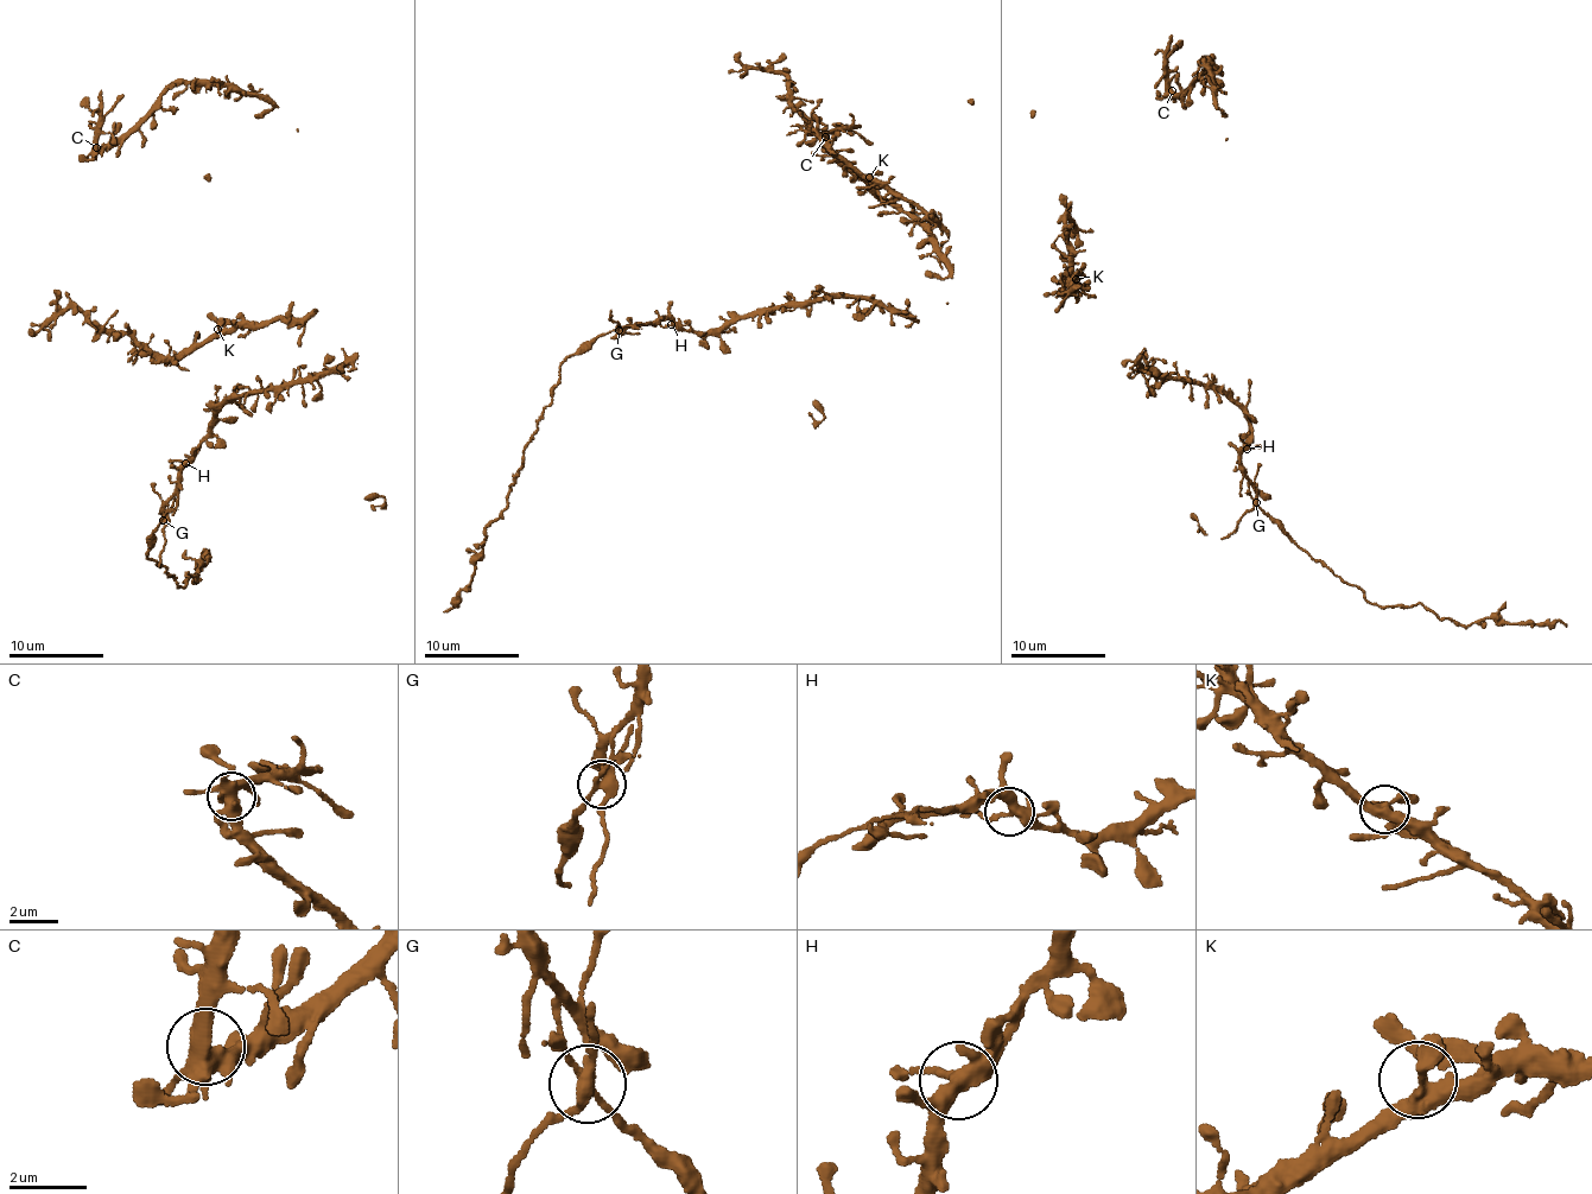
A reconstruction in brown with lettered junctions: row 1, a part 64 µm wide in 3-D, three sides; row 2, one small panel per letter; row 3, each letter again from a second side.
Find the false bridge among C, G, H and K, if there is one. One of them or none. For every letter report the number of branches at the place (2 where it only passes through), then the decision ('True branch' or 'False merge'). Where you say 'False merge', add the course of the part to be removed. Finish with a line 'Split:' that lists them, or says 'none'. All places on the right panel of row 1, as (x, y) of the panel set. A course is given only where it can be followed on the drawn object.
C: Branches: 5. True branch
G: Branches: 5. False merge. Course of the part to remove: (1255, 502), (1298, 546), (1355, 584), (1374, 604), (1422, 604), (1470, 626), (1486, 618), (1566, 626)
H: Branches: 5. True branch
K: Branches: 5. True branch
Split: G

